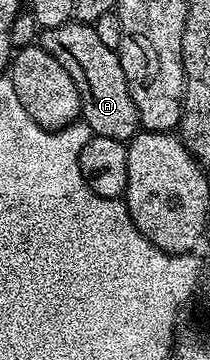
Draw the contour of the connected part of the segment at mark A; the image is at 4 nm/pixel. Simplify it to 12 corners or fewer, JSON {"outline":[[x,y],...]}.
{"outline":[[93,25],[45,28],[95,136],[129,141],[140,124],[118,52]]}

